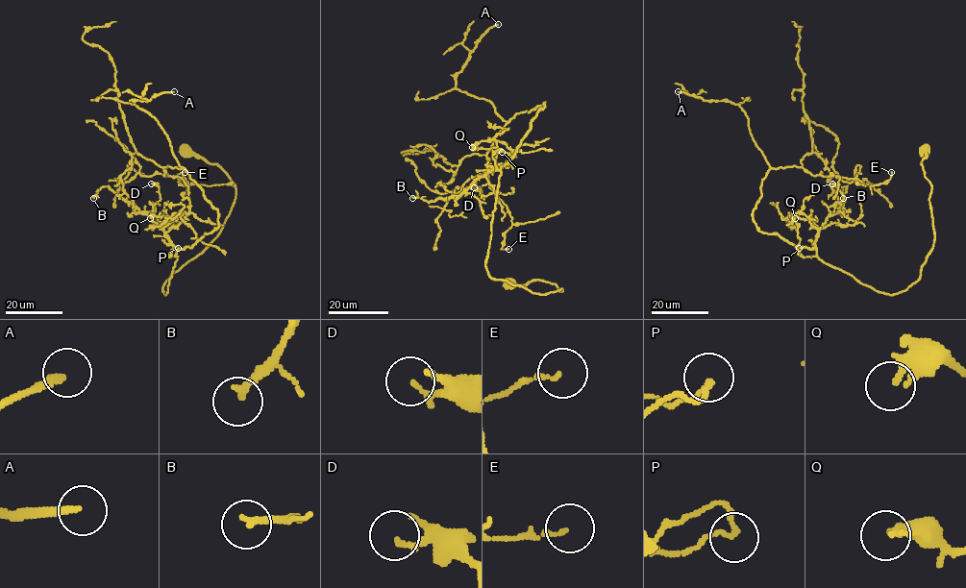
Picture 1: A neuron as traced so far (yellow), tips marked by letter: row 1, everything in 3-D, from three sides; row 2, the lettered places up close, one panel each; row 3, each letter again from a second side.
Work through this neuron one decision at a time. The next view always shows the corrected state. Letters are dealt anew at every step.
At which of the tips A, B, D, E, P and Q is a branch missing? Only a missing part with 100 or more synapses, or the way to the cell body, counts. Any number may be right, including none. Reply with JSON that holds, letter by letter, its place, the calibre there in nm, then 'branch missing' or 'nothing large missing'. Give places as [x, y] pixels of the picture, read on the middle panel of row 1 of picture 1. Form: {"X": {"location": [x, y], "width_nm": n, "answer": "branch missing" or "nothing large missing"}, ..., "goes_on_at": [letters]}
{"A": {"location": [498, 24], "width_nm": 200, "answer": "branch missing"}, "B": {"location": [412, 198], "width_nm": 200, "answer": "nothing large missing"}, "D": {"location": [474, 187], "width_nm": 180, "answer": "nothing large missing"}, "E": {"location": [508, 249], "width_nm": 110, "answer": "nothing large missing"}, "P": {"location": [502, 152], "width_nm": 110, "answer": "nothing large missing"}, "Q": {"location": [472, 147], "width_nm": 280, "answer": "nothing large missing"}, "goes_on_at": ["A"]}

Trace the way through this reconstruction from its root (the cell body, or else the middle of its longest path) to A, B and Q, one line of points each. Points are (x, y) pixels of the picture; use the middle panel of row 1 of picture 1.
A: (508, 284), (562, 291), (532, 293), (485, 265), (500, 169), (544, 106), (505, 121), (456, 87), (498, 24)
B: (508, 284), (542, 280), (562, 291), (532, 293), (489, 276), (498, 169), (459, 196), (412, 198)
Q: (508, 284), (542, 280), (562, 291), (532, 293), (489, 276), (501, 171), (487, 172), (498, 149), (472, 147)

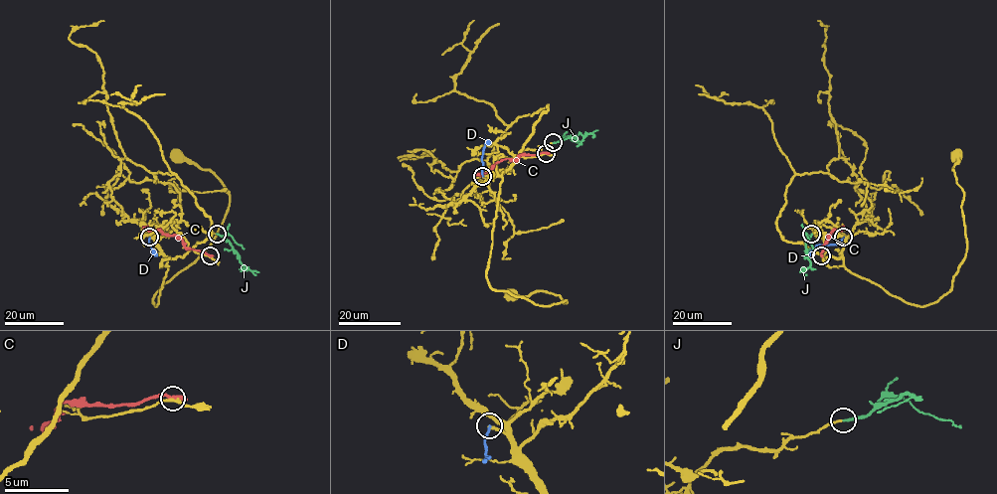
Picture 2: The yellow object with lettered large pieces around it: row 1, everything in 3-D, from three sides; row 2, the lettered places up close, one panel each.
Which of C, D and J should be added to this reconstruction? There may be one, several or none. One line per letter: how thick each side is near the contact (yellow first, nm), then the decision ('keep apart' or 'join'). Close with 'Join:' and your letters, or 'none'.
C: 200/360 nm | keep apart
D: 220/180 nm | keep apart
J: 170/200 nm | join
Join: J

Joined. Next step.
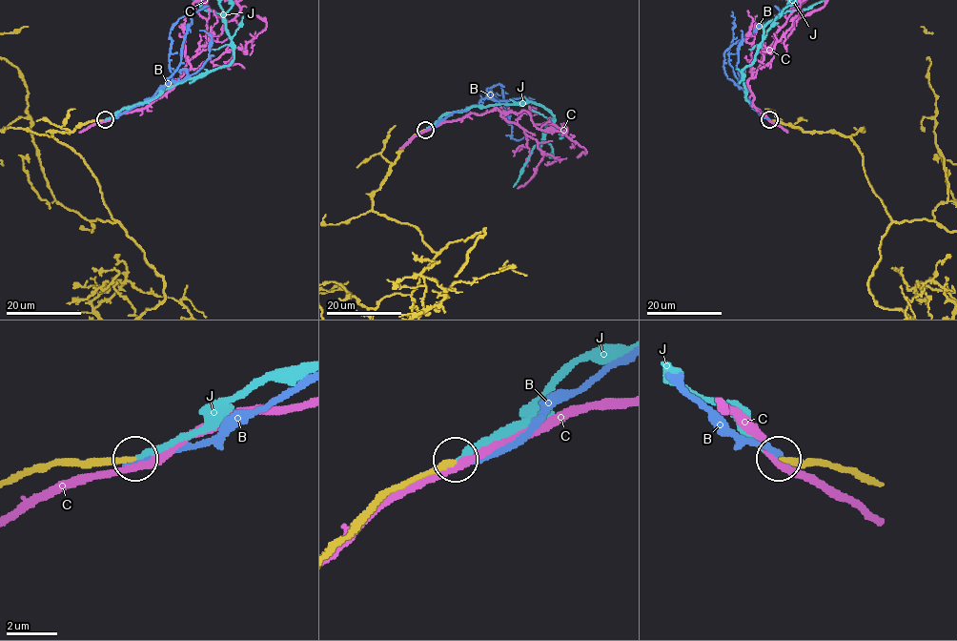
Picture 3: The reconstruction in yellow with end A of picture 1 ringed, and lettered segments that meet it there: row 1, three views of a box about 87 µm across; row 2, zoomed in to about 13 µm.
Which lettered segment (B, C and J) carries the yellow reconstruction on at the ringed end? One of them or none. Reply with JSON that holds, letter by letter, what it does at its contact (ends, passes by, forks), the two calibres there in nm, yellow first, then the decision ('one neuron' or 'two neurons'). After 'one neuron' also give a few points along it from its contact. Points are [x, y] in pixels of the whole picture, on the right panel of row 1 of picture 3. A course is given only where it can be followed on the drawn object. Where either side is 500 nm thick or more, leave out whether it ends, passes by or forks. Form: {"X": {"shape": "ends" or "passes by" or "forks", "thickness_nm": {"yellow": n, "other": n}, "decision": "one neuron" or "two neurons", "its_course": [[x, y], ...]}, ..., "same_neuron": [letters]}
{"B": {"shape": "ends", "thickness_nm": {"yellow": 240, "other": 200}, "decision": "two neurons"}, "C": {"shape": "passes by", "thickness_nm": {"yellow": 240, "other": 280}, "decision": "two neurons"}, "J": {"shape": "ends", "thickness_nm": {"yellow": 220, "other": 220}, "decision": "one neuron"}, "same_neuron": ["J"]}

